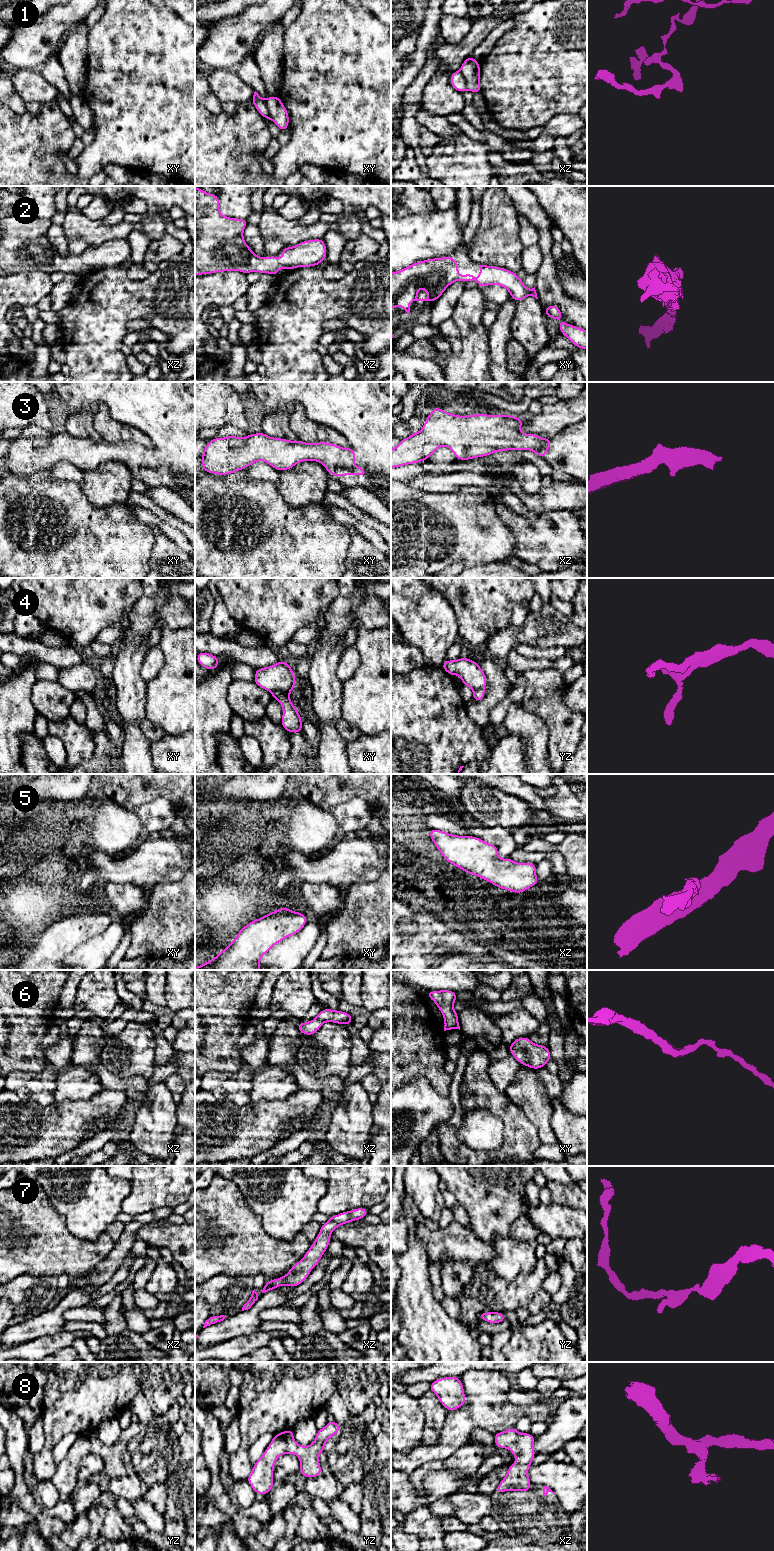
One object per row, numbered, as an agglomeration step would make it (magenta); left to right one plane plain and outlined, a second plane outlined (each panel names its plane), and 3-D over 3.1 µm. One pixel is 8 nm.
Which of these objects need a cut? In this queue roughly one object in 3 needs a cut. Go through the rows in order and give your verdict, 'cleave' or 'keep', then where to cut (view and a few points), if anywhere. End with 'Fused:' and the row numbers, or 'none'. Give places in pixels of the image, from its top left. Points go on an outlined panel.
1: cleave | xy (265, 100), (269, 118)
2: keep | no cut
3: keep | no cut
4: cleave | xy (288, 691), (272, 692)
5: keep | no cut
6: keep | no cut
7: keep | no cut
8: keep | no cut
Fused: 1, 4

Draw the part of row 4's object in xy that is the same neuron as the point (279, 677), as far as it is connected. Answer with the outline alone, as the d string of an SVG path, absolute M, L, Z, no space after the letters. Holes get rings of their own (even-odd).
M282 659L269 667L255 669L253 682L269 692L291 692L295 687L296 678L292 667Z

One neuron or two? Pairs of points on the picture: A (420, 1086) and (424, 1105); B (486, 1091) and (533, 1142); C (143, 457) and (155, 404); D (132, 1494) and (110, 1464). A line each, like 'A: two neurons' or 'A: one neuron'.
A: one neuron
B: one neuron
C: one neuron
D: two neurons

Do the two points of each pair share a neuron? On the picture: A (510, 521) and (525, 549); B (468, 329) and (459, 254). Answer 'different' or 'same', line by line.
A: same
B: different

